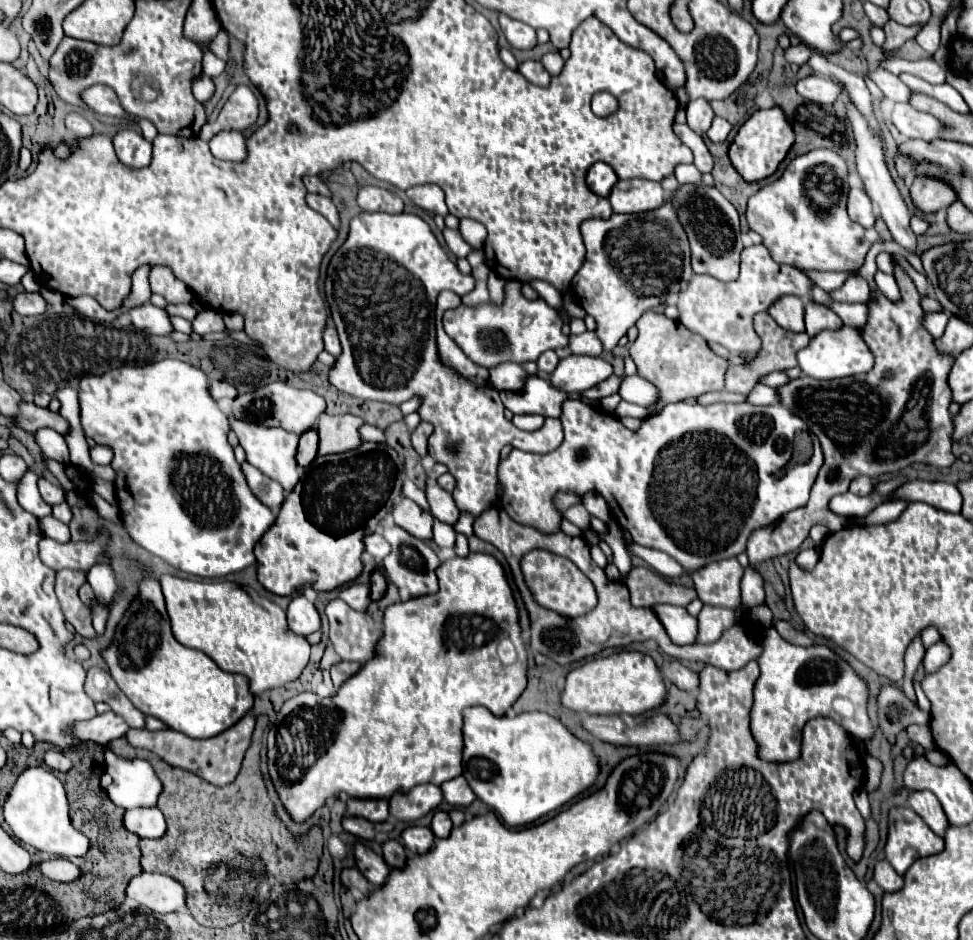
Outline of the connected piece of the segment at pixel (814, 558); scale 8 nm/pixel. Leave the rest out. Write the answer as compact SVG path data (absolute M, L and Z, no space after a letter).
M800 550L796 556L796 564L804 572L810 572L810 568L814 568L816 562L818 562L818 552L814 552L814 550Z

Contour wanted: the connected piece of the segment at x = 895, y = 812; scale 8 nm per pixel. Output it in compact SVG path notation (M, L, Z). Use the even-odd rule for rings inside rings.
M898 806L888 812L888 840L884 852L886 860L900 876L912 866L914 860L942 850L942 836L934 834L914 810Z

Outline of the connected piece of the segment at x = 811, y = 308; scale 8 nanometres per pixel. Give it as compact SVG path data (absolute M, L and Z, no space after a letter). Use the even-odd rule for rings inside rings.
M806 304L806 334L812 338L818 332L832 328L838 330L842 326L842 320L838 314L828 310L826 306L820 304Z

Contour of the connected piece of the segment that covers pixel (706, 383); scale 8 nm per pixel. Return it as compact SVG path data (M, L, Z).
M644 312L636 322L638 338L630 346L630 356L636 362L638 374L660 390L660 404L656 410L662 410L670 402L682 402L704 392L720 392L724 390L724 376L728 370L728 362L720 358L702 336L690 332L680 322L670 320L662 312Z

